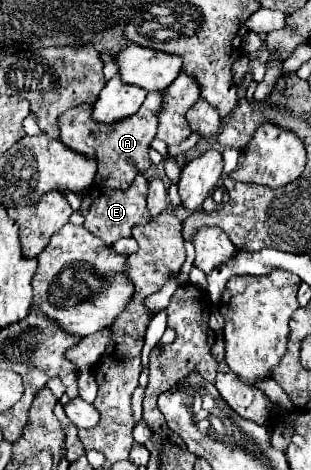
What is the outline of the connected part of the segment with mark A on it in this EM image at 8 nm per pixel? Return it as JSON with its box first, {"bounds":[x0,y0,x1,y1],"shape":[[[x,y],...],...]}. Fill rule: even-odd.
{"bounds":[59,92,161,190],"shape":[[[149,92],[143,106],[139,108],[139,112],[135,112],[133,116],[109,126],[109,124],[97,124],[91,120],[91,106],[81,104],[75,106],[73,110],[67,110],[65,114],[61,114],[59,120],[59,140],[83,154],[97,160],[97,176],[95,176],[95,184],[101,188],[113,188],[113,190],[125,190],[129,188],[129,184],[133,182],[137,172],[147,172],[151,162],[149,162],[149,144],[157,134],[157,114],[161,110],[161,92]]]}

